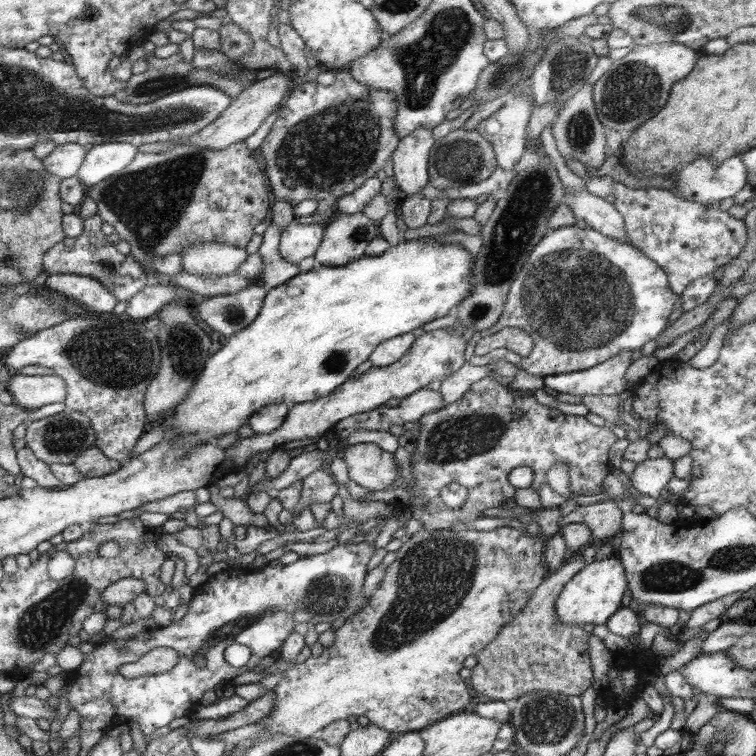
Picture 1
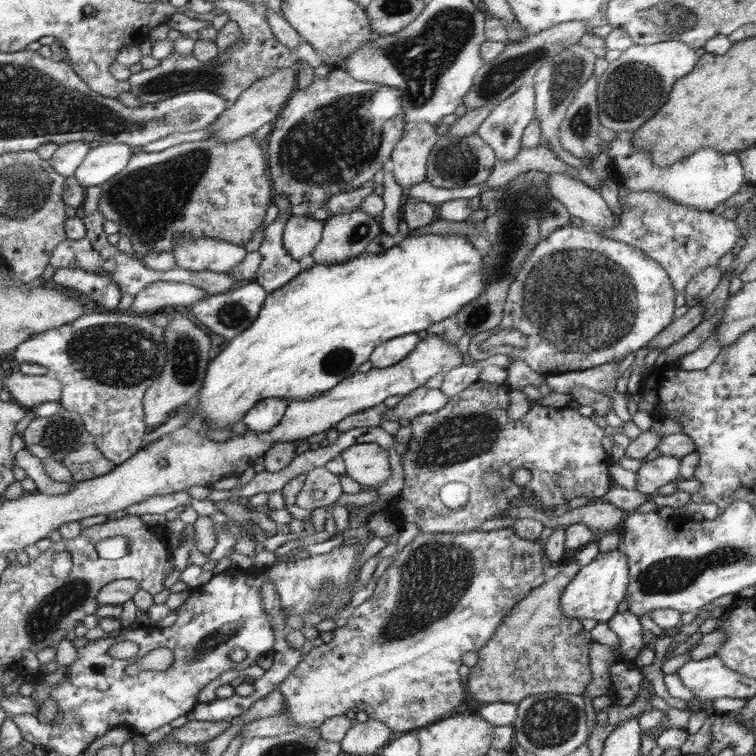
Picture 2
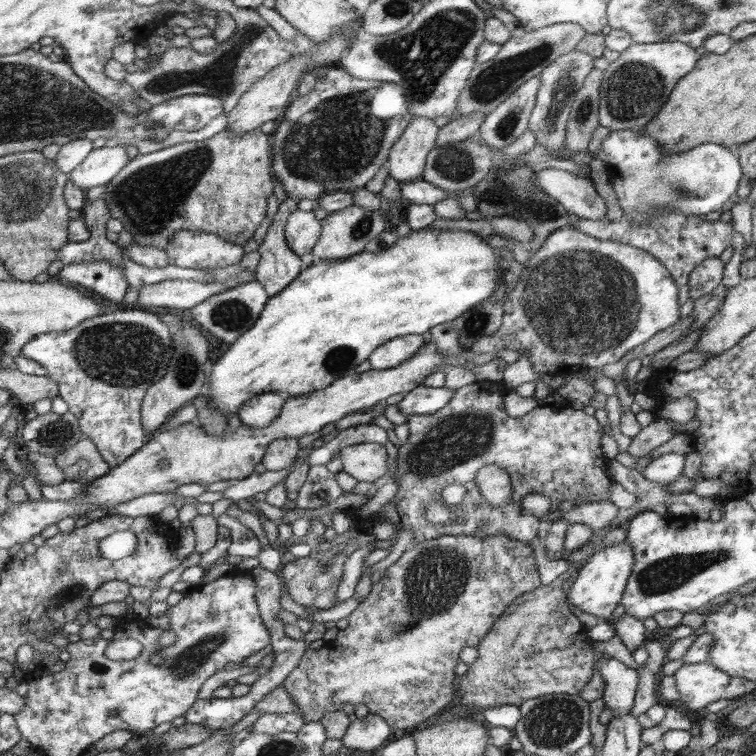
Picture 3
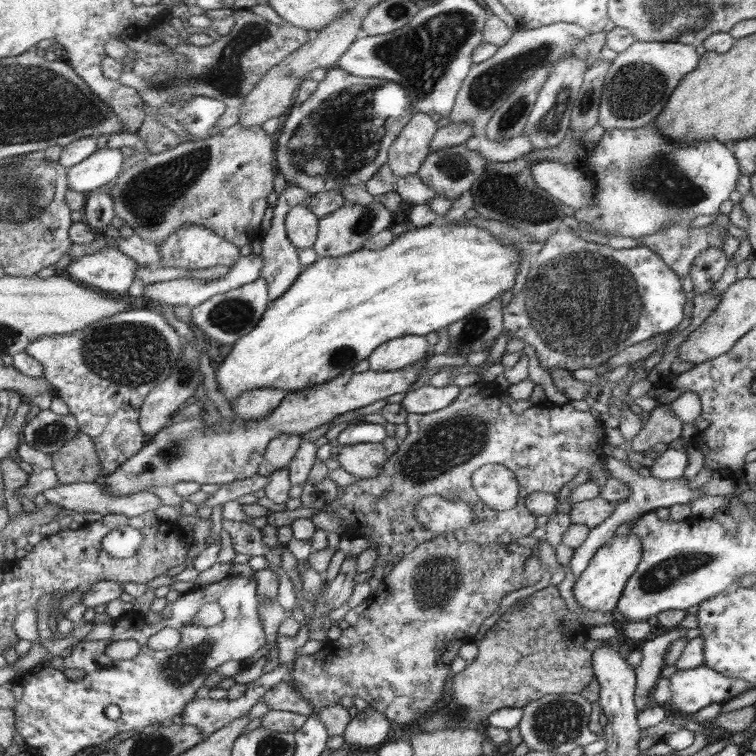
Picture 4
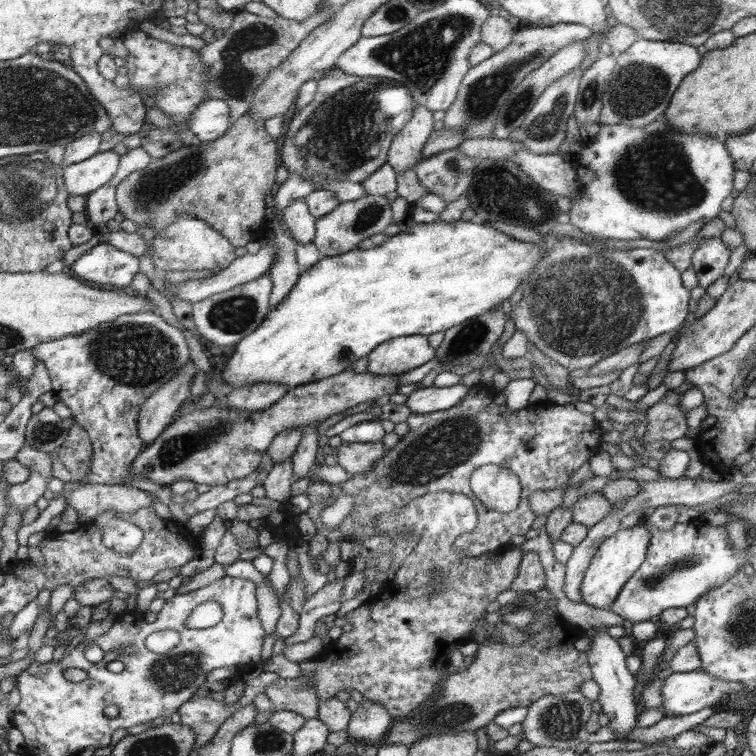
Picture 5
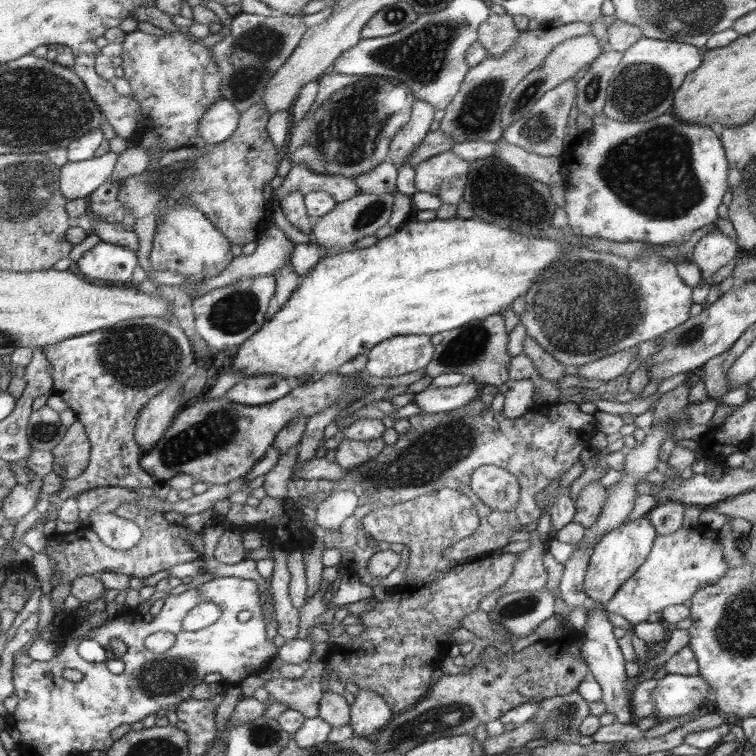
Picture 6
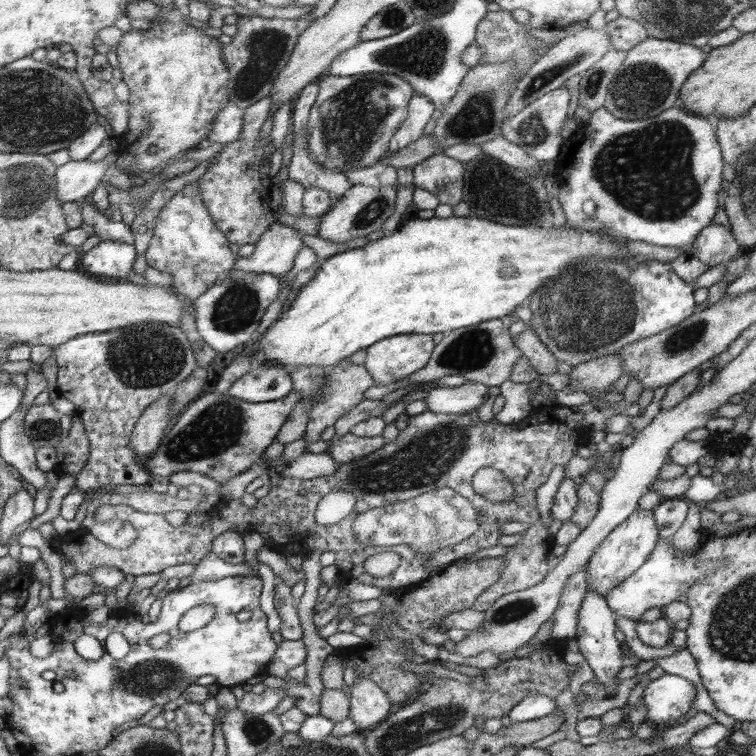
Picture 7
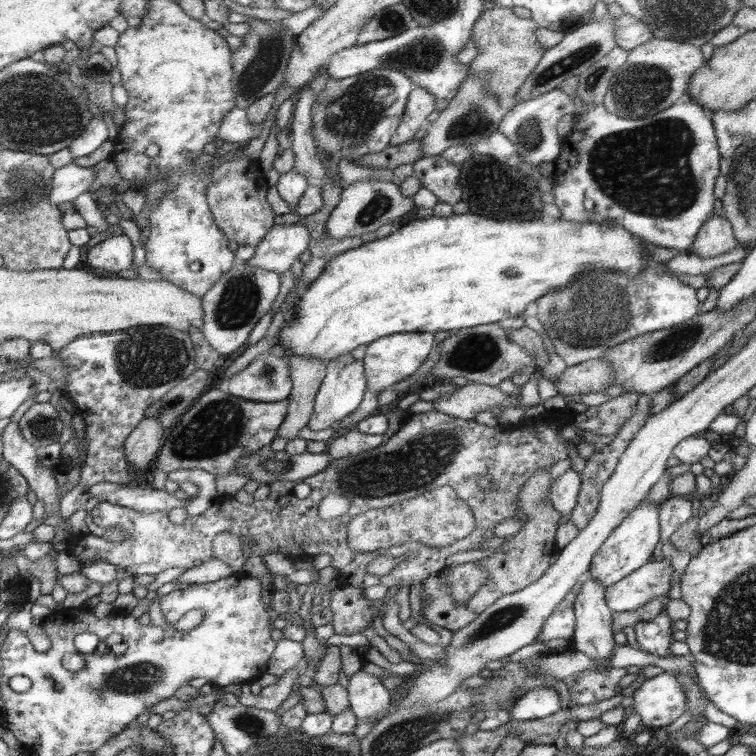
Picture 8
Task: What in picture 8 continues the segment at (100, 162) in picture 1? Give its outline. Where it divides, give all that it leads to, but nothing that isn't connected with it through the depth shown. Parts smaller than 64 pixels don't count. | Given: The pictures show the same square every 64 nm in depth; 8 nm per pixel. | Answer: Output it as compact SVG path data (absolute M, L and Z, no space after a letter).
M73 161L57 168L53 174L50 202L54 205L61 205L62 202L72 202L88 192L94 180L96 180L94 166L81 167Z

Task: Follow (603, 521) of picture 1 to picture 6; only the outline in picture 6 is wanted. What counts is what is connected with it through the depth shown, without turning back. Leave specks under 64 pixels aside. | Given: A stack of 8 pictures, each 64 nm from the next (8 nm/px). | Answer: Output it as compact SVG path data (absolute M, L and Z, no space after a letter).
M598 480L584 486L575 502L575 515L573 520L590 529L601 516L606 504L606 487Z

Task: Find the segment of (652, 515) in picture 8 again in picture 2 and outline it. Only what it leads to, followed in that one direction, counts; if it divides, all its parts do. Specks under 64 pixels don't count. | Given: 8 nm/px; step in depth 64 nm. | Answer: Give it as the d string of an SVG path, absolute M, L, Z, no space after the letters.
M621 548L599 553L588 565L582 566L577 576L566 586L561 597L561 610L566 617L576 619L594 618L598 623L607 623L618 612L618 605L628 594L629 558Z

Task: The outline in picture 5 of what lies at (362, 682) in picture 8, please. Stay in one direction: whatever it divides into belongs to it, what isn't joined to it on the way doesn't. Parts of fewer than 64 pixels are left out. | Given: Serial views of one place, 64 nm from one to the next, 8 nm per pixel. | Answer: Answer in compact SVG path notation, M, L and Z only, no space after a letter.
M363 697L356 710L351 713L350 722L346 728L348 738L381 745L393 721L386 707Z

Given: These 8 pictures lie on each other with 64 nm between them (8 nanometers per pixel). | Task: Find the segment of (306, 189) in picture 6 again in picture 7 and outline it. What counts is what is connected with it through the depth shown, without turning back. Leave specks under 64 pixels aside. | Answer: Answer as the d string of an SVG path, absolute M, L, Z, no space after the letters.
M312 82L310 85L306 85L304 89L296 97L296 102L293 103L292 108L292 124L291 124L291 134L290 139L294 147L294 155L290 158L290 166L288 168L290 179L294 181L300 181L304 190L312 187L321 188L328 192L332 199L341 200L347 190L352 187L352 182L344 176L343 172L336 171L334 169L328 169L316 161L312 161L311 149L308 149L308 133L306 133L306 124L308 124L308 116L310 114L312 105L316 102L317 96L319 94L319 84Z

